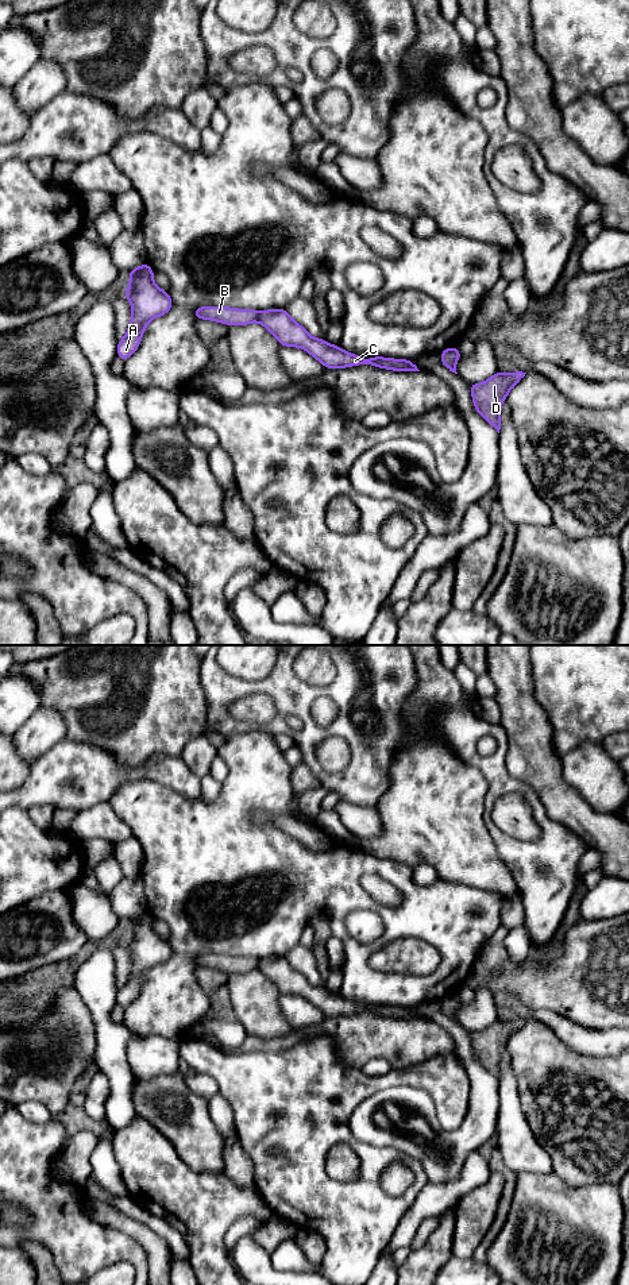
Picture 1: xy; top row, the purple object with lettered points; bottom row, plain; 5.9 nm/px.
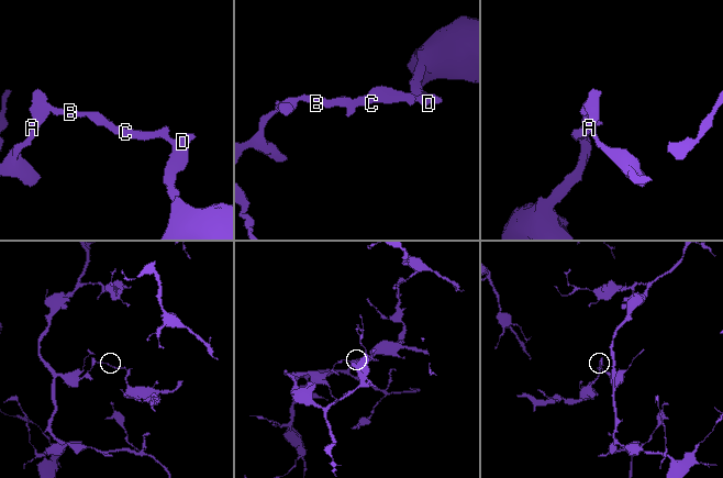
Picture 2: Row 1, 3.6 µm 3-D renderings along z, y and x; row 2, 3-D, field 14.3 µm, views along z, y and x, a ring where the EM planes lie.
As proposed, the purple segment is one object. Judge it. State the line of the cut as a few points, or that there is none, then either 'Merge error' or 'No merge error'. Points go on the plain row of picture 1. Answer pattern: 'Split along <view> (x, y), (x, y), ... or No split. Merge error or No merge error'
Split along xy (259, 960), (255, 968). Merge error

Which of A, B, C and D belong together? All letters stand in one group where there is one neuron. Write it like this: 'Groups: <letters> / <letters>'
Groups: A B / C D

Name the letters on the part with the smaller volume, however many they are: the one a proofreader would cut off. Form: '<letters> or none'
C, D

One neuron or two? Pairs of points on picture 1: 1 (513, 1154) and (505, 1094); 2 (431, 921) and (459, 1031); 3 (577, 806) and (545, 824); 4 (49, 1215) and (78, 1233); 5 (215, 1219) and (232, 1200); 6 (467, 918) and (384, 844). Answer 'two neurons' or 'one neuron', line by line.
1: one neuron
2: two neurons
3: two neurons
4: one neuron
5: one neuron
6: two neurons

